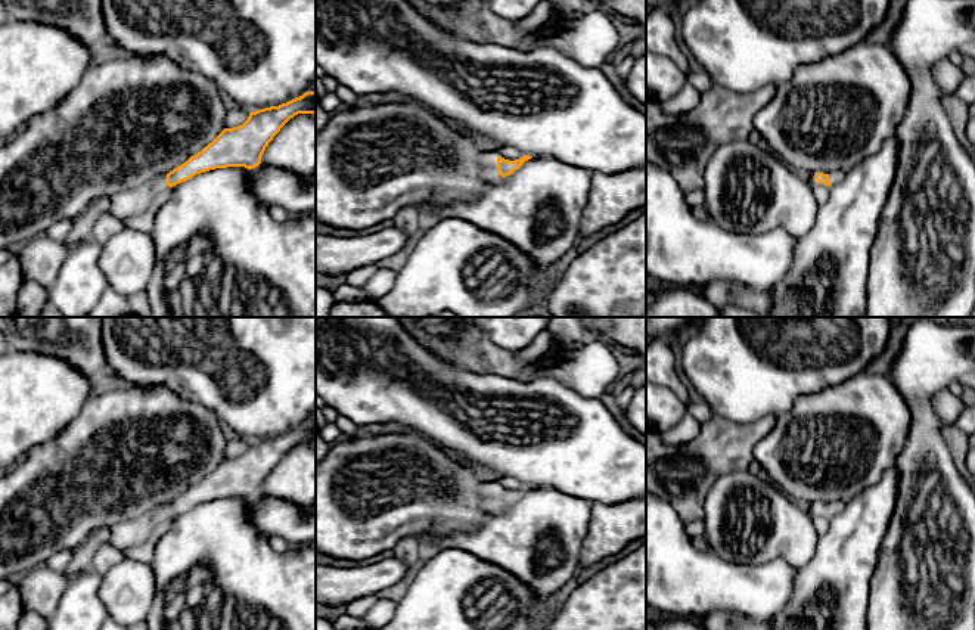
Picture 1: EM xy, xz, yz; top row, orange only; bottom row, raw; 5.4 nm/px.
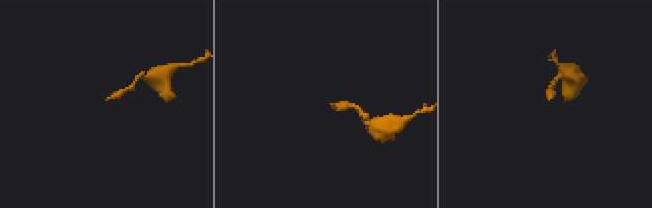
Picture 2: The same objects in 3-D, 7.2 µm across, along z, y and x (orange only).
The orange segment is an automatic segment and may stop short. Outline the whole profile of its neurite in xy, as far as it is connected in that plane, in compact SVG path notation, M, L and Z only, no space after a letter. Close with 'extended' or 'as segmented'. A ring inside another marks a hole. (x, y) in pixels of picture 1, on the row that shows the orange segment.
M307 91L279 106L251 112L242 125L224 128L208 146L167 176L158 174L134 189L111 195L106 212L119 220L140 215L167 186L173 187L215 168L258 167L273 137L298 114L316 115L316 91Z; extended

